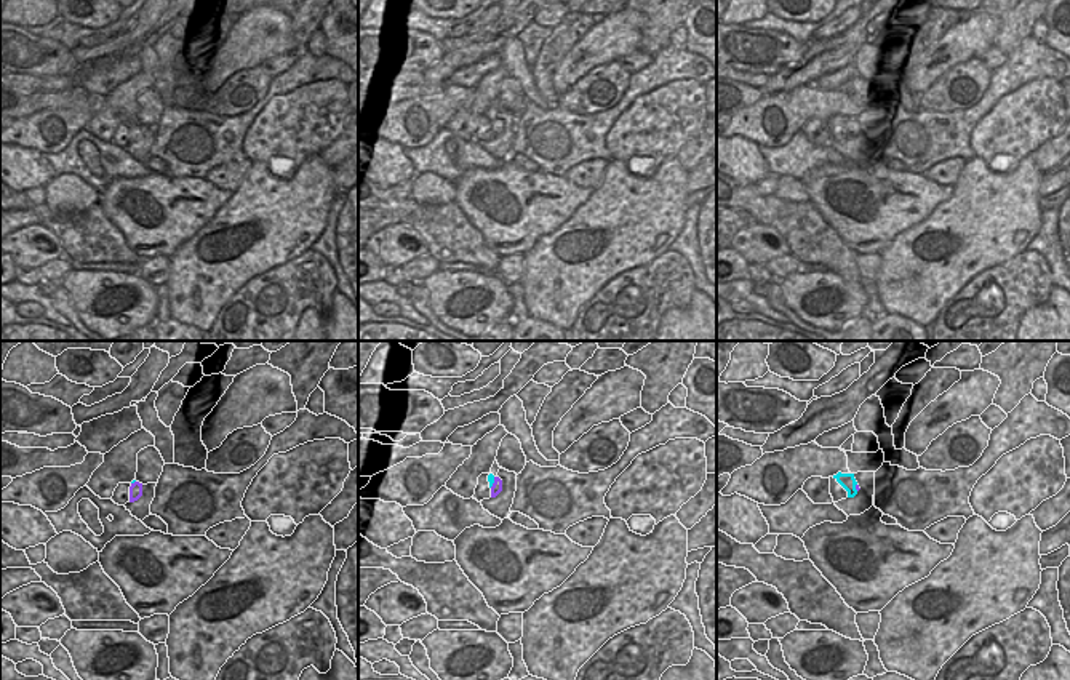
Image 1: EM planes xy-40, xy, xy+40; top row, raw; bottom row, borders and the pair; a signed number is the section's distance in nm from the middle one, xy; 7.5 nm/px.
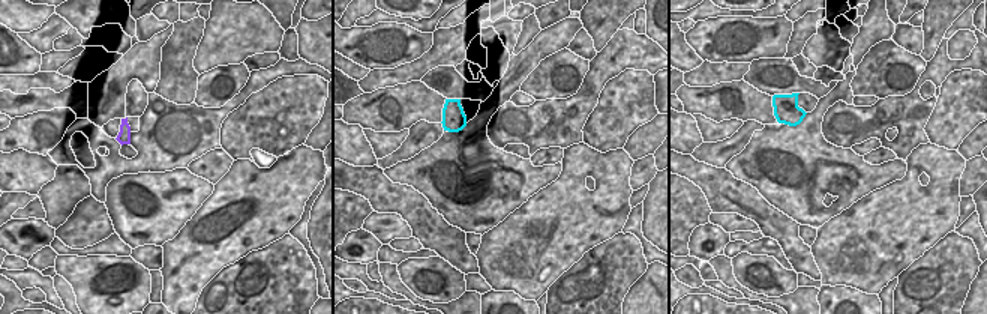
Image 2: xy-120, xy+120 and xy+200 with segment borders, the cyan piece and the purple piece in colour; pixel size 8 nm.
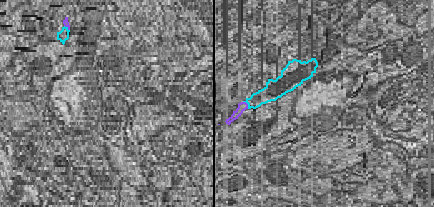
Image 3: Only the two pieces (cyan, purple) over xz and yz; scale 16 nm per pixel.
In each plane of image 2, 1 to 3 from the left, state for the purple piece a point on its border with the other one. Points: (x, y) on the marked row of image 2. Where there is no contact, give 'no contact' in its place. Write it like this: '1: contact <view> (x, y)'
1: no contact
2: no contact
3: no contact

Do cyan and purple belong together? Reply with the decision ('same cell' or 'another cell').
another cell

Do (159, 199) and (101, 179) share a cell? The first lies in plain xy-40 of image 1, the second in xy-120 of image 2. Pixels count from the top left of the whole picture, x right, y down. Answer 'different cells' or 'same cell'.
different cells

